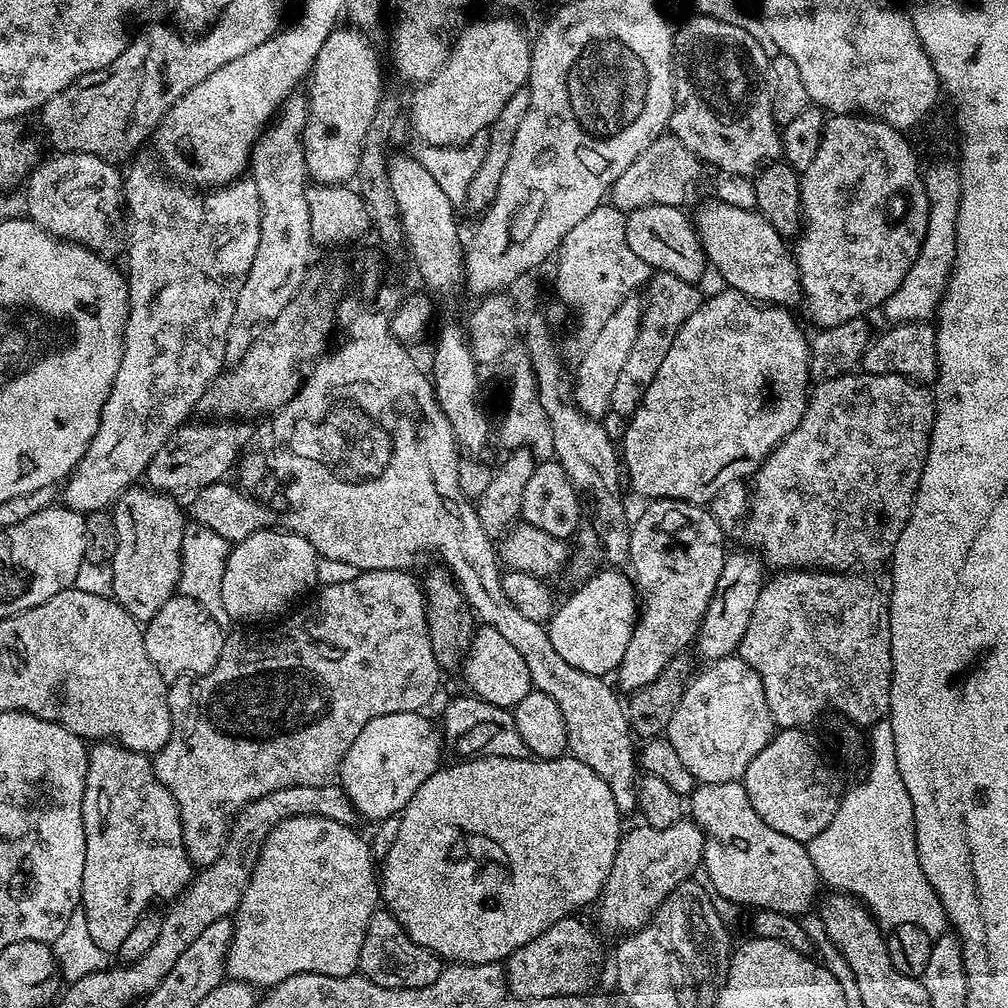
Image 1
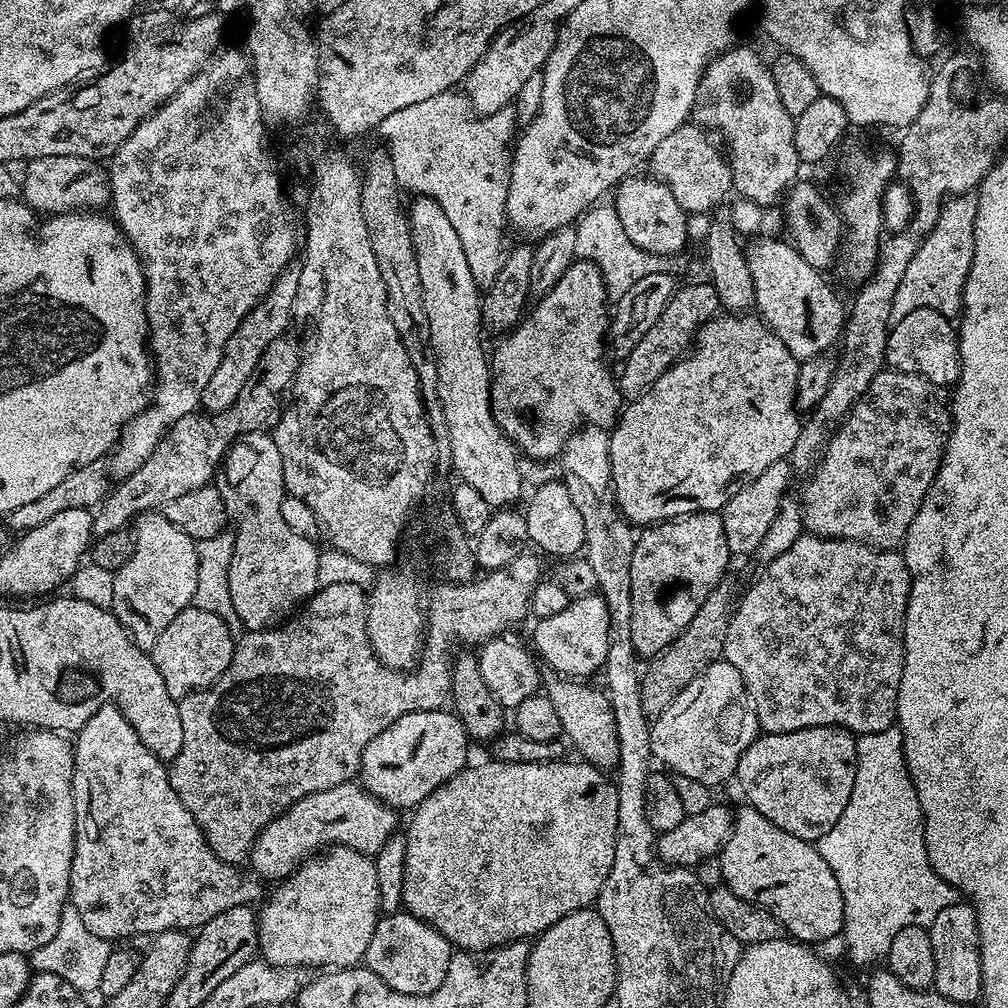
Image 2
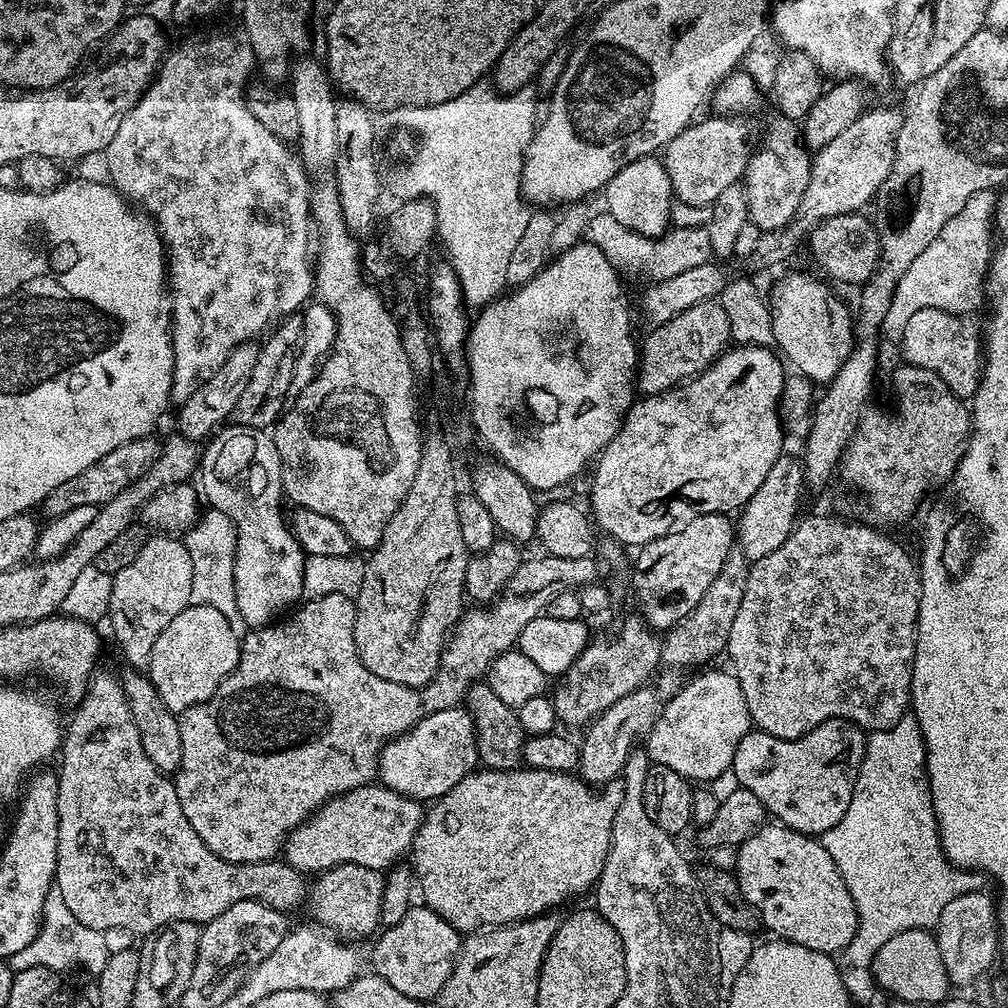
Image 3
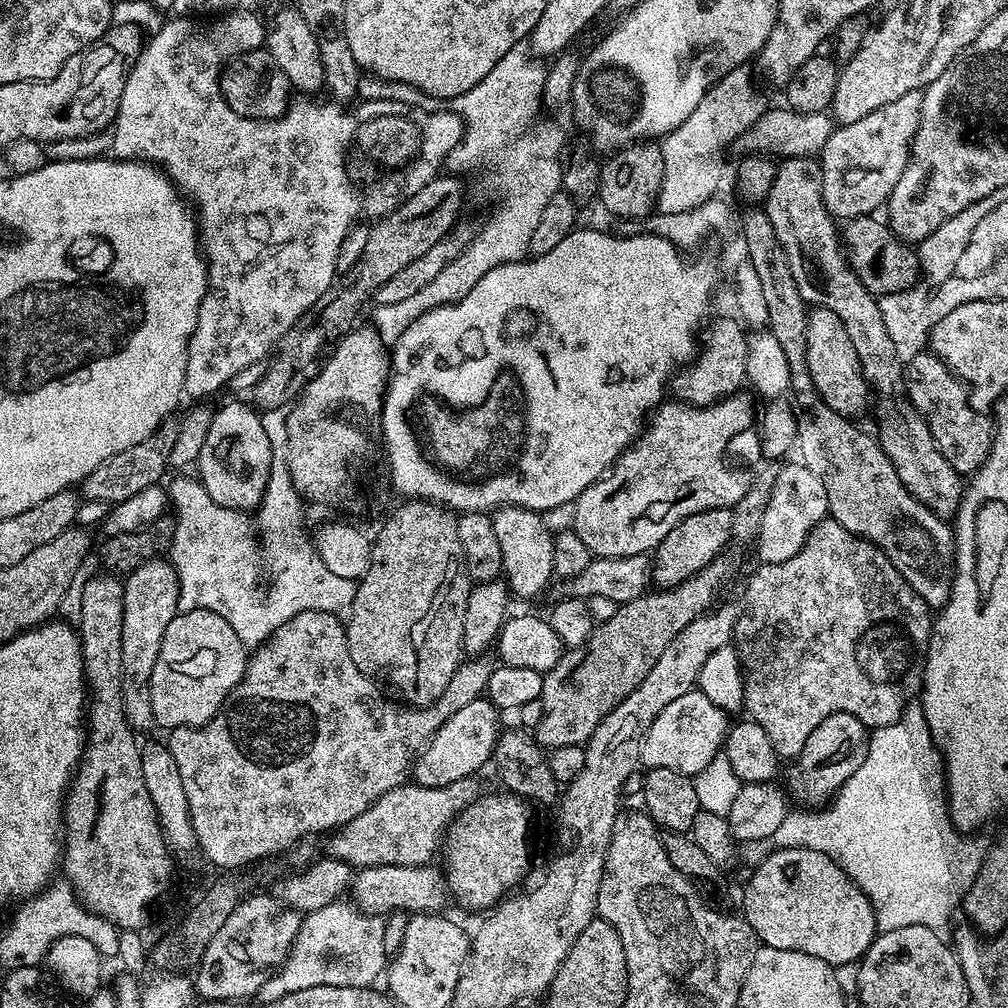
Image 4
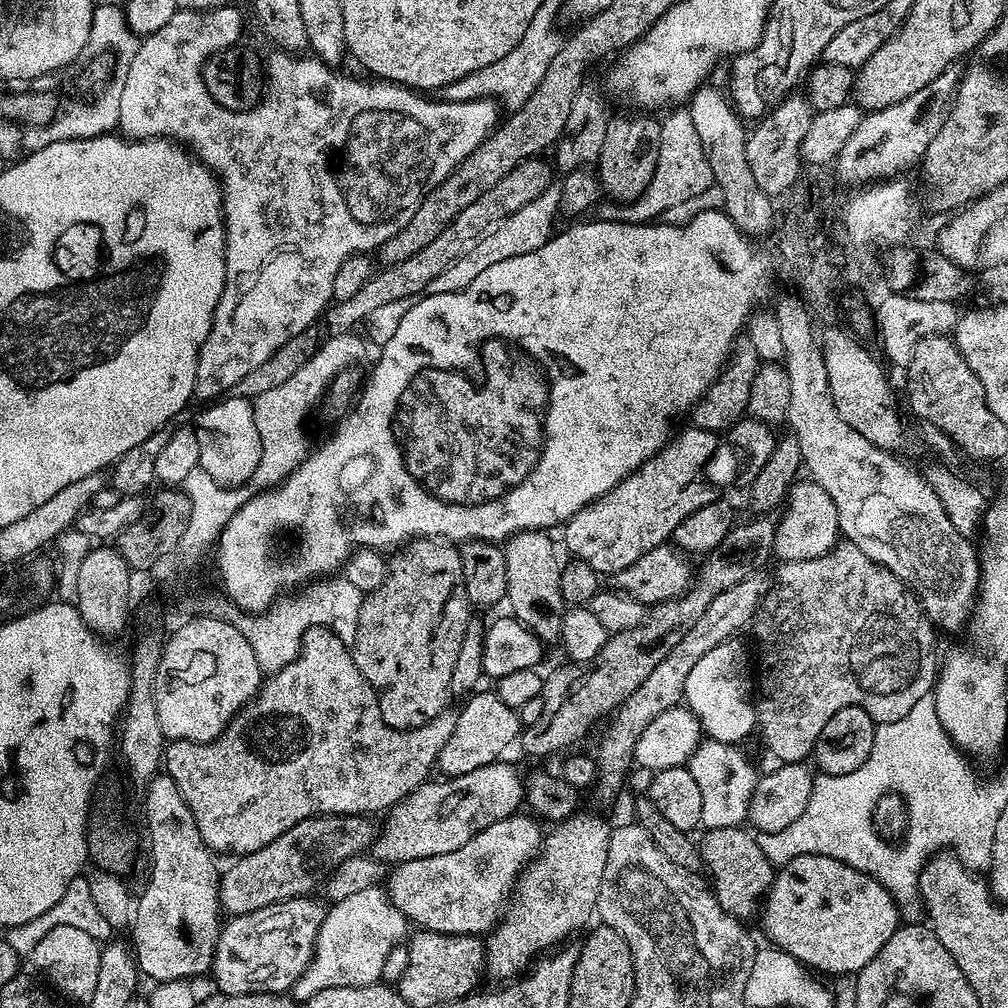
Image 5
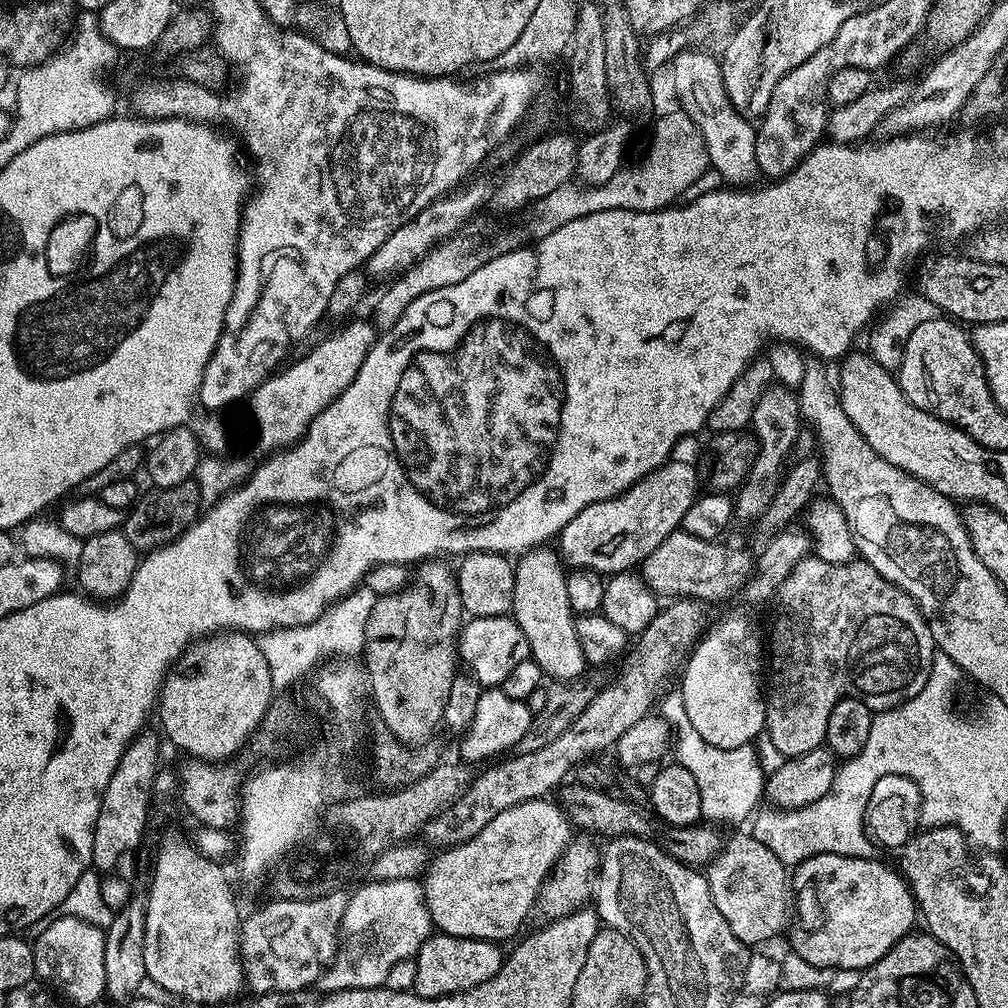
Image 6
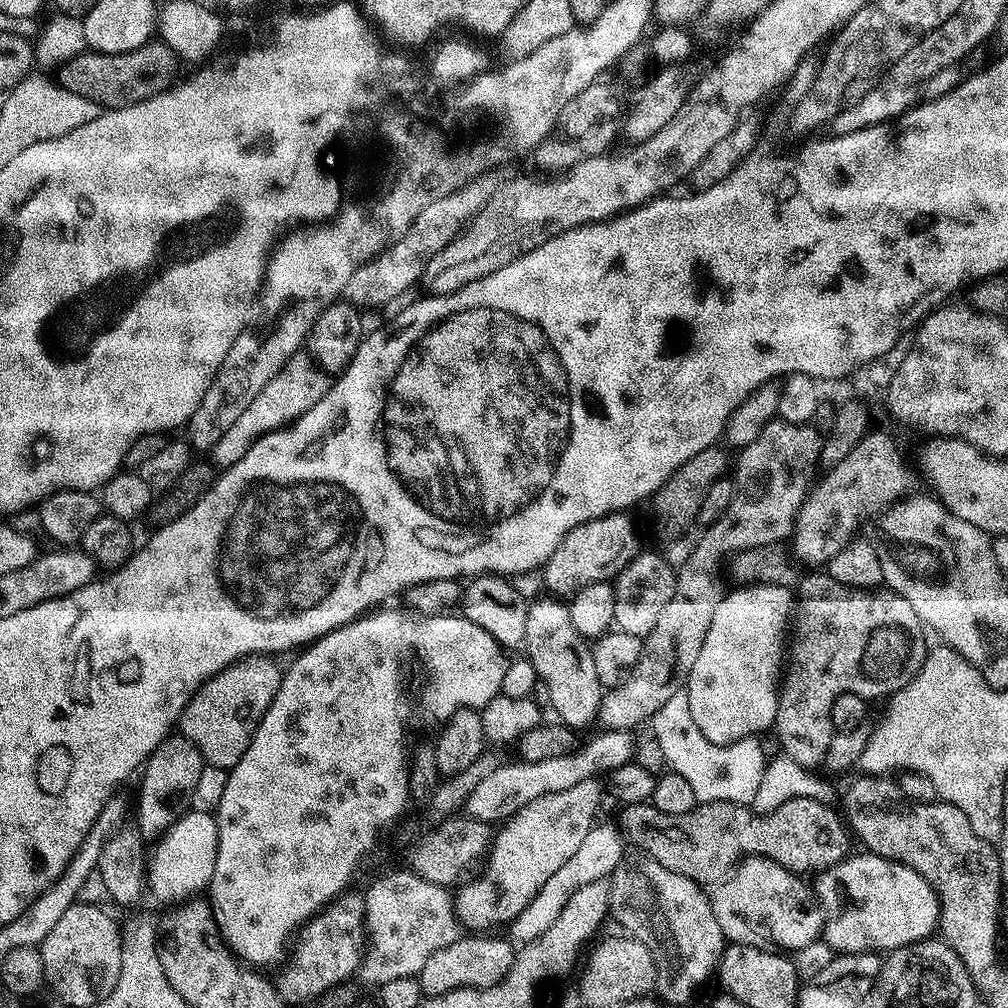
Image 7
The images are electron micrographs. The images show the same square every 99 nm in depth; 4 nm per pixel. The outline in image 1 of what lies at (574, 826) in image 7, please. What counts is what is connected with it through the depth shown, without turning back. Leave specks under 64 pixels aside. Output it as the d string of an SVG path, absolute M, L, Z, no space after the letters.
M291 816L282 822L278 822L270 830L270 834L264 840L258 862L252 871L250 882L242 894L242 902L234 913L232 926L232 941L228 951L226 972L231 979L242 980L245 984L253 986L271 986L281 984L286 978L303 972L314 974L326 974L327 976L351 976L359 969L360 955L362 954L362 938L366 938L366 926L370 918L378 910L380 890L378 887L378 868L374 863L374 857L369 841L364 840L356 833L357 829L350 824L334 822L330 818L321 816Z

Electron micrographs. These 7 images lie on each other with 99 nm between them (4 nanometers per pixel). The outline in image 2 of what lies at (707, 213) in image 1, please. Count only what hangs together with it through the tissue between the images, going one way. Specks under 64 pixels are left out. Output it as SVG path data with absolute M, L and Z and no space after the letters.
M768 240L747 249L748 269L756 295L754 308L760 311L759 319L775 336L782 338L786 350L803 362L825 355L835 344L837 347L844 330L846 308L820 277L823 276L821 269L810 266L791 243L781 240Z

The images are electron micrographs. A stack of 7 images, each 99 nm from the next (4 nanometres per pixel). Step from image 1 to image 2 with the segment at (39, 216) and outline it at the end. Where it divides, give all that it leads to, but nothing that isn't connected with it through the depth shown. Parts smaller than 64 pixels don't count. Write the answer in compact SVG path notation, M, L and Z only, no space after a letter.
M47 156L27 161L28 168L22 172L22 200L37 214L59 214L62 212L78 212L81 210L100 210L109 203L110 189L108 174L103 163L77 156Z

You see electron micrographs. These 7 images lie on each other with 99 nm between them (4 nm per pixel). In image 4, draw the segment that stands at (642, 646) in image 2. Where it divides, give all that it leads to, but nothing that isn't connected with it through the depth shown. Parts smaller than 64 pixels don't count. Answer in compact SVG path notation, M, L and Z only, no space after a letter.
M715 508L702 510L698 514L690 514L654 549L652 560L652 578L661 589L678 586L683 580L689 580L702 566L706 566L719 552L729 547L732 535L732 509Z

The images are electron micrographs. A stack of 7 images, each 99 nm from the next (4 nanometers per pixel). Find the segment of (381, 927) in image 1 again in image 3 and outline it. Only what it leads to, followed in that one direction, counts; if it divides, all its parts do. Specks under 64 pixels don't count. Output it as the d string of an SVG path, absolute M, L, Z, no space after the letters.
M414 906L406 918L398 922L398 926L384 928L375 940L371 971L386 978L386 982L390 982L394 990L406 994L406 998L432 1000L440 993L442 986L446 986L454 970L462 936L454 926L450 926L450 922L446 922L446 918L434 910L426 906Z

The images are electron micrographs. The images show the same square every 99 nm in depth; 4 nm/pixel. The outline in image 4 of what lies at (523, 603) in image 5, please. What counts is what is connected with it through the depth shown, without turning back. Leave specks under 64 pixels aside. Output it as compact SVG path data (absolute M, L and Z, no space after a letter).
M505 506L491 513L498 546L502 546L502 576L509 589L520 596L540 596L549 591L554 580L554 550L556 542L553 529L544 525L545 517L529 508Z

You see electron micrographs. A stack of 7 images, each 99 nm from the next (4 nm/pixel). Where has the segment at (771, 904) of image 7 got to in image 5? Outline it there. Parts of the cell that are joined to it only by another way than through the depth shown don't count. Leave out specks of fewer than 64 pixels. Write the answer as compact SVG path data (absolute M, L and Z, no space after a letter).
M745 827L709 828L699 839L701 861L711 876L712 890L716 900L731 916L739 920L747 920L764 898L775 876L775 867L762 853L755 835Z

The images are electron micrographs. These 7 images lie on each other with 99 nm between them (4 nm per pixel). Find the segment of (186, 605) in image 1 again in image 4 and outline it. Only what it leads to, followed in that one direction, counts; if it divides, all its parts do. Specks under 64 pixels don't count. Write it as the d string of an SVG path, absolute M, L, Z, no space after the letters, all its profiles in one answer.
M198 608L177 614L170 622L170 626L166 626L166 634L162 634L162 650L158 650L158 662L154 662L154 674L150 674L150 706L154 706L156 724L159 727L164 727L164 730L171 730L174 728L197 728L210 722L210 718L214 718L214 714L224 707L224 699L234 690L234 686L238 686L243 680L244 672L248 669L248 658L249 653L246 651L246 647L225 618L210 610Z

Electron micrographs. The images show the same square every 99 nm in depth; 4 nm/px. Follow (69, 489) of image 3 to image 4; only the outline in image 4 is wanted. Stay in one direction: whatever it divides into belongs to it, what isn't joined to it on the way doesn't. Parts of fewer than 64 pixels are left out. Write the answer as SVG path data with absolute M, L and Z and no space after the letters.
M168 417L160 424L159 430L150 438L143 439L127 450L111 455L106 462L95 468L80 483L80 494L84 500L104 501L109 506L119 504L133 494L146 489L162 480L165 470L168 470L171 447L178 438L180 422L177 417Z

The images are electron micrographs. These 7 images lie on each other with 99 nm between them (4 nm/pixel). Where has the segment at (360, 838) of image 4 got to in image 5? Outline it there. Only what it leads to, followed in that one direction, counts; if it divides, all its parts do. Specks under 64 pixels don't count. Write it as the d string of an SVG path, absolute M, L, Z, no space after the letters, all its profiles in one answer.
M497 762L478 766L478 770L470 770L470 774L440 778L437 784L425 782L420 787L402 798L393 808L389 808L383 817L384 825L379 825L376 839L372 841L370 854L386 866L395 866L402 862L410 862L414 858L434 858L434 854L450 854L450 850L458 850L470 842L470 838L478 829L490 826L502 818L513 815L519 804L525 803L525 777L512 764Z

